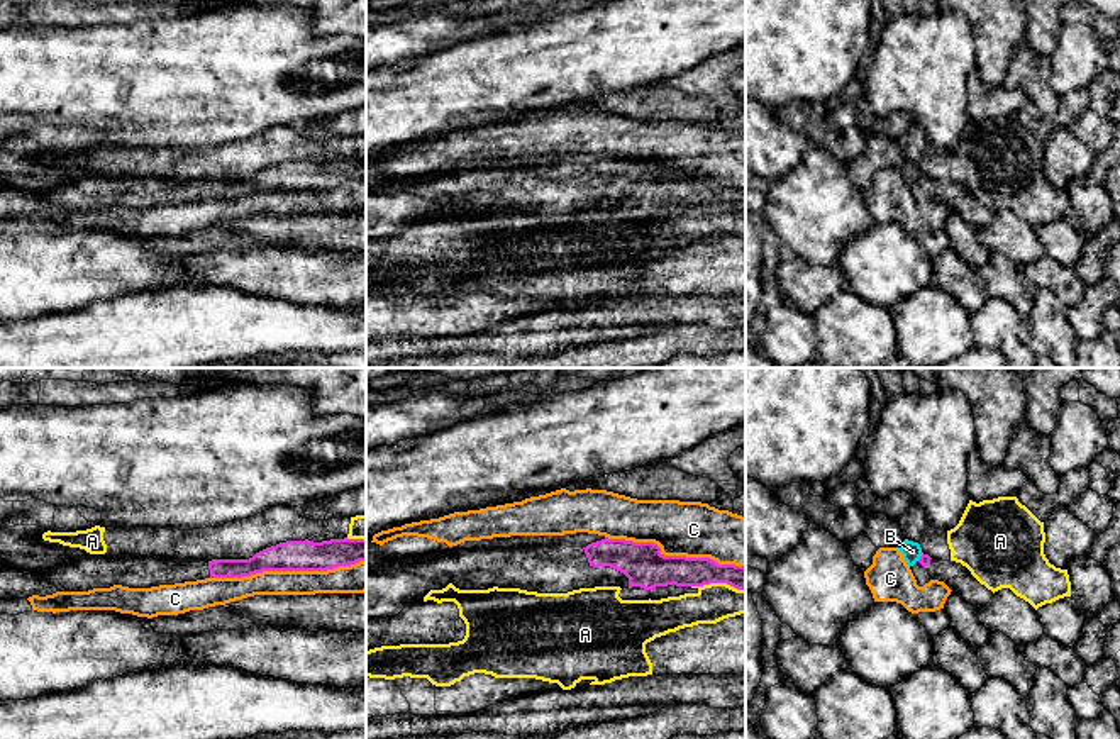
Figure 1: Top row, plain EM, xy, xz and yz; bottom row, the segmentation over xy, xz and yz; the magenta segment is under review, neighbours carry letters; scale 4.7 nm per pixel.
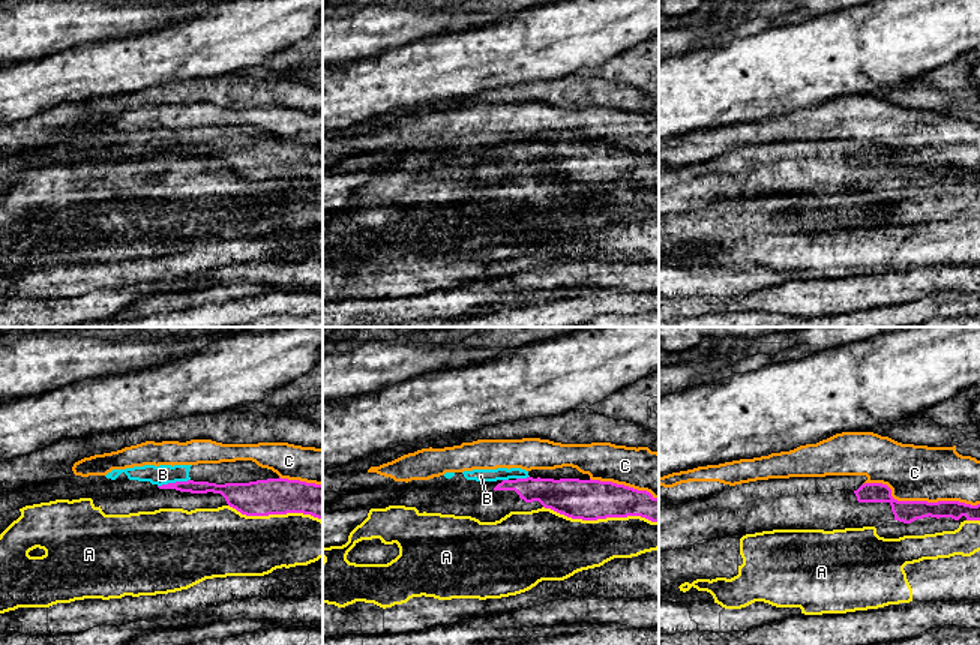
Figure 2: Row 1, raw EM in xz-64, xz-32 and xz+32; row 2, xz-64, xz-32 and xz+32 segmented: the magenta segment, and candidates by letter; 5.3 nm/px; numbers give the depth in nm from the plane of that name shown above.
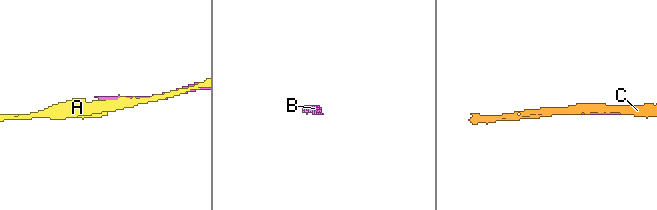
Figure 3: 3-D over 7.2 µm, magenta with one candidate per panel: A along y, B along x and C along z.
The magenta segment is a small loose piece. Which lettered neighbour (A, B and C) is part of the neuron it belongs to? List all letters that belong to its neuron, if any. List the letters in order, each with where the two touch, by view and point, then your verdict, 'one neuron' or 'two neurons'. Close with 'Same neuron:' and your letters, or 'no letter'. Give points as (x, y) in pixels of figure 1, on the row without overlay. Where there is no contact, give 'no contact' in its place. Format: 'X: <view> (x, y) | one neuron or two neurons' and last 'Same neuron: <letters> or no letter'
A: xz (719, 202) | two neurons
B: yz (920, 177) | two neurons
C: xy (287, 190) | two neurons
Same neuron: no letter

